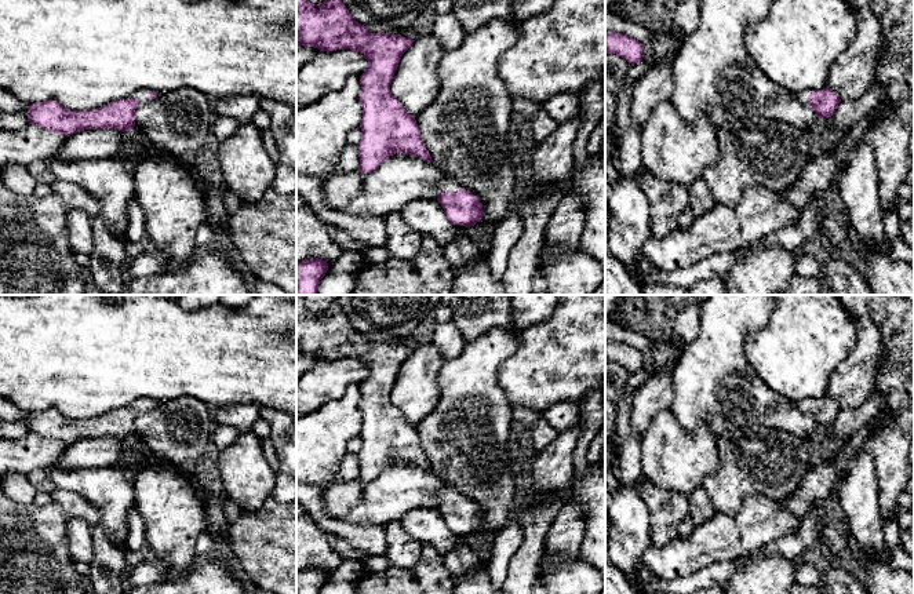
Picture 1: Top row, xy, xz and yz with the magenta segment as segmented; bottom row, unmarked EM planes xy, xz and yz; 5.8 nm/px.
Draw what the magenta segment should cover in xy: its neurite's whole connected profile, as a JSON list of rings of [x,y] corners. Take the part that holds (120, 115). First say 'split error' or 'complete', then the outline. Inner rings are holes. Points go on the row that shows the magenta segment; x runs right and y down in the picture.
split error | [[[139,90],[127,99],[92,110],[69,110],[57,101],[47,101],[28,106],[28,121],[40,128],[63,135],[73,135],[84,130],[114,128],[128,132],[135,125],[135,109],[157,98],[159,92]]]

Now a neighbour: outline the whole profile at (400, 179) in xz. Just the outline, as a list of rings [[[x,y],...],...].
[[[396,153],[371,174],[334,171],[324,176],[329,207],[346,214],[386,216],[409,203],[437,200],[445,171],[436,163]]]

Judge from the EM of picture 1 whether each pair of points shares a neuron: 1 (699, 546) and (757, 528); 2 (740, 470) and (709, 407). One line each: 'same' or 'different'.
1: same
2: different

